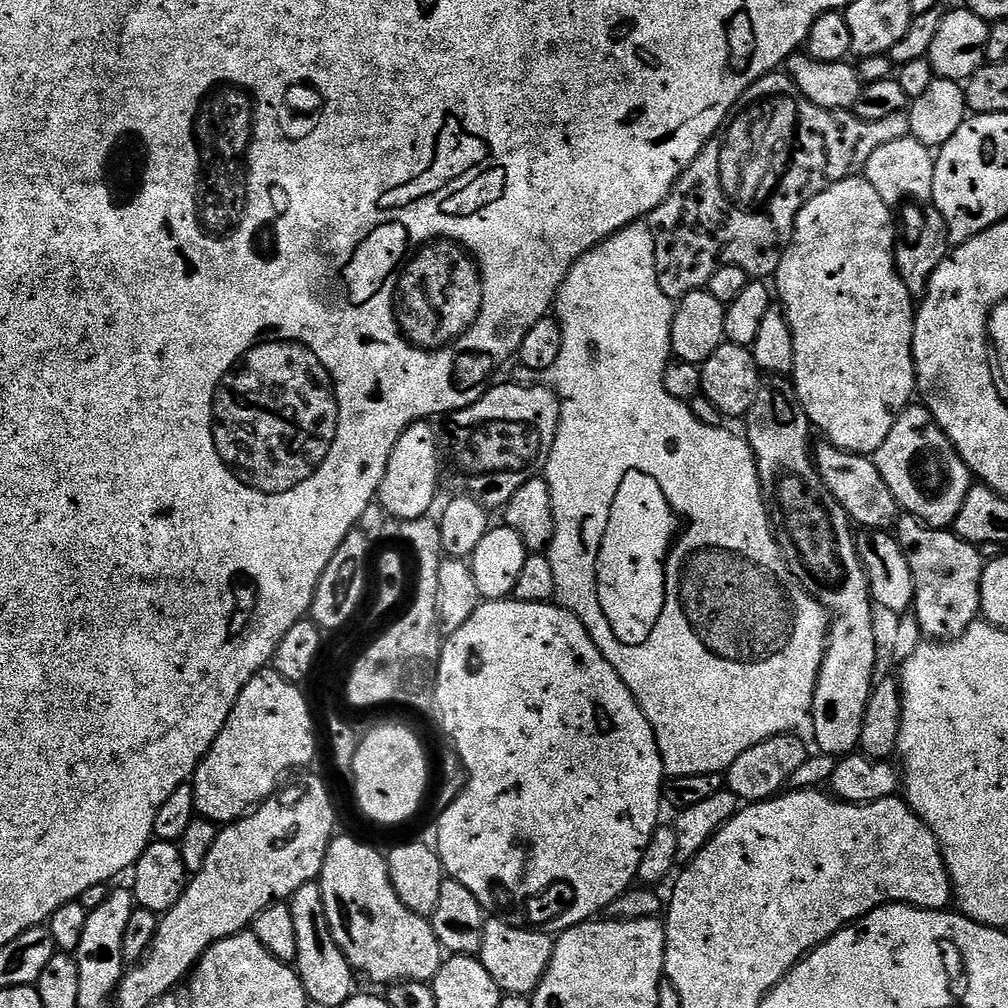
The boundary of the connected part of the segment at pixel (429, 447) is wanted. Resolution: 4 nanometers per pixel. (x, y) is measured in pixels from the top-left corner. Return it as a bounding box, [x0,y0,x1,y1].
[378,423,440,521]

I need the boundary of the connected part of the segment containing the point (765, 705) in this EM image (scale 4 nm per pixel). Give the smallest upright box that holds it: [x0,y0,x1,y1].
[546,226,829,778]

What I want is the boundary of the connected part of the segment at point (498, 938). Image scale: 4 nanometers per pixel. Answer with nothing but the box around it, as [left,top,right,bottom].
[478,918,553,997]

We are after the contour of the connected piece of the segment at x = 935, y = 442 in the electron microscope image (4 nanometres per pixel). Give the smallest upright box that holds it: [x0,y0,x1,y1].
[874,406,974,528]

